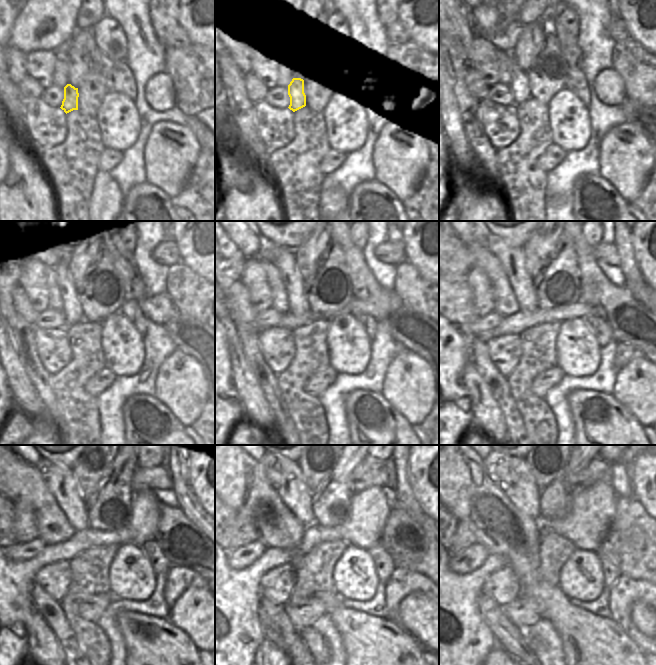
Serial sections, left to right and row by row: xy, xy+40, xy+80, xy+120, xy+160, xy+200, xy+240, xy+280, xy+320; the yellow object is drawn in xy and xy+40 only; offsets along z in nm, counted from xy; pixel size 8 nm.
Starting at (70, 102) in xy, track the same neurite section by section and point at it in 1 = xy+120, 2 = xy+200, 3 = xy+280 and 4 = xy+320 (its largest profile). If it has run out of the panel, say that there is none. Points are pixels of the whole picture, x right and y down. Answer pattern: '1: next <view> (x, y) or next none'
1: next xy+120 (72, 308)
2: next xy+200 (512, 259)
3: next xy+280 (285, 475)
4: next xy+320 (512, 474)

